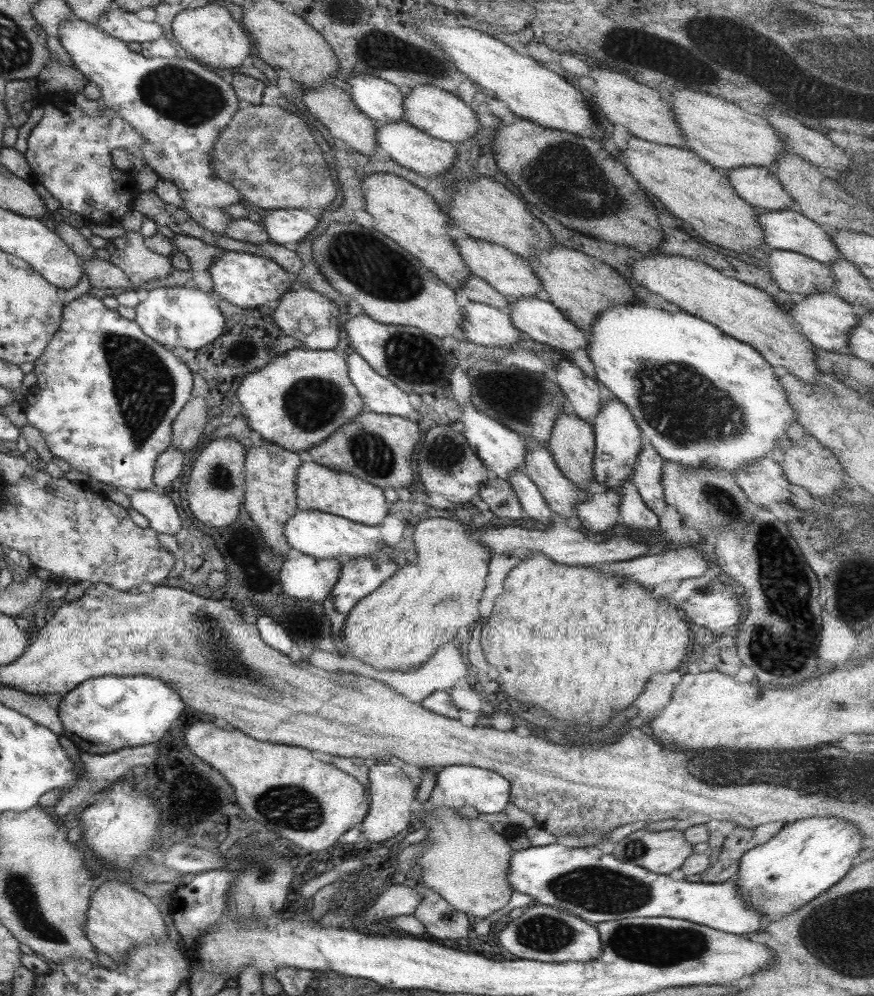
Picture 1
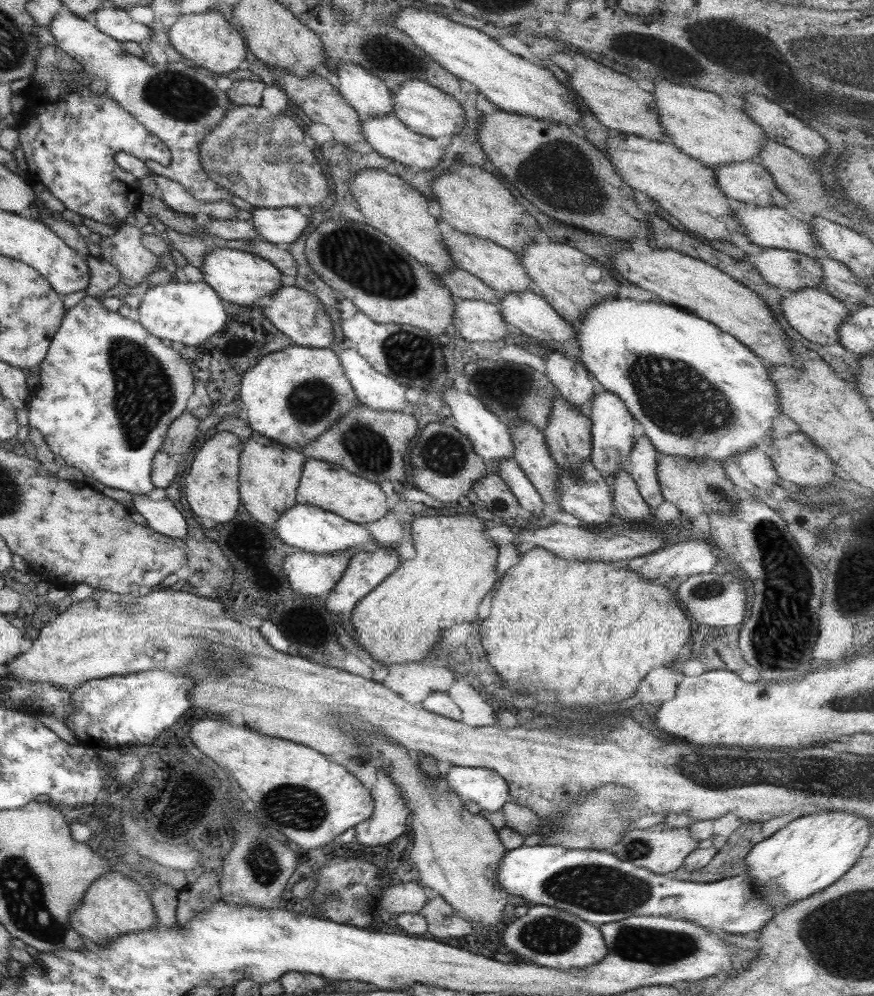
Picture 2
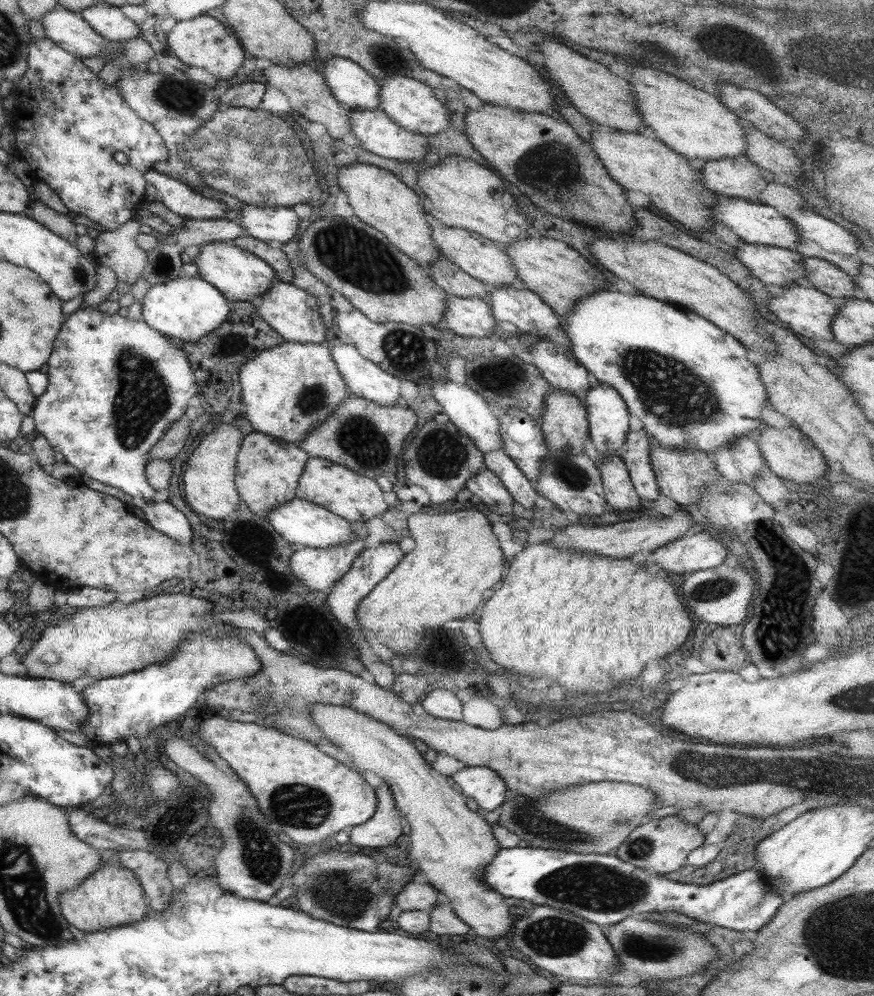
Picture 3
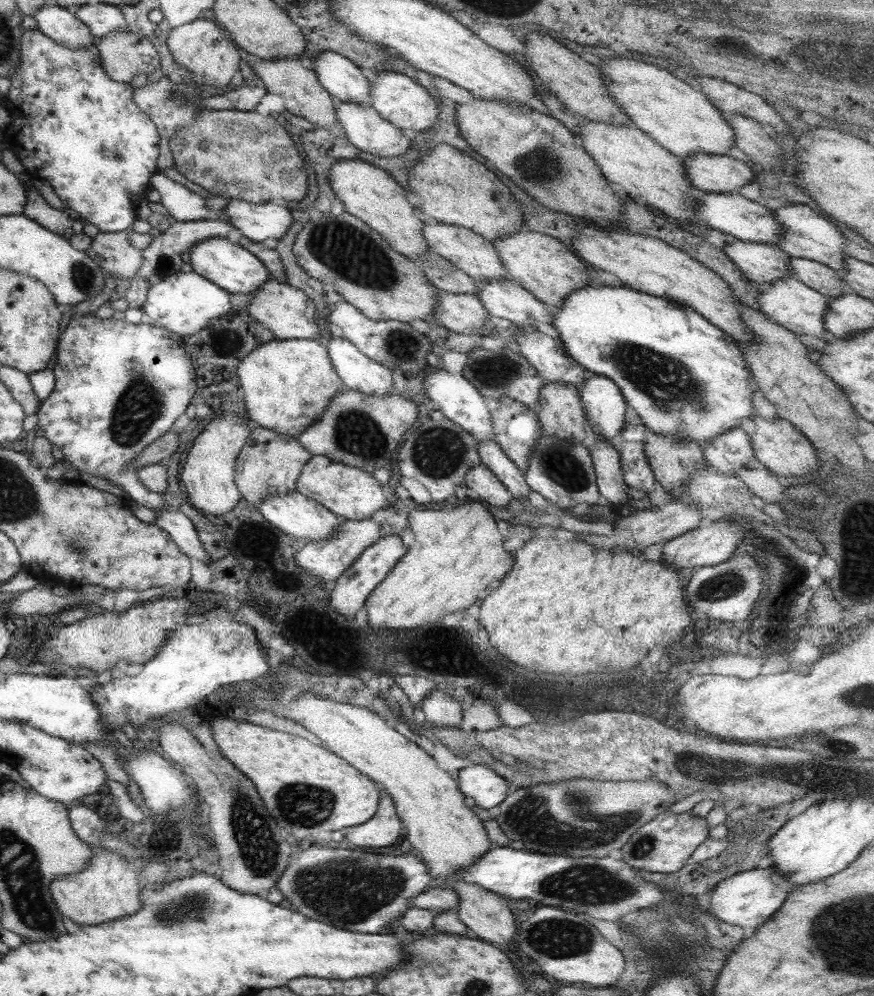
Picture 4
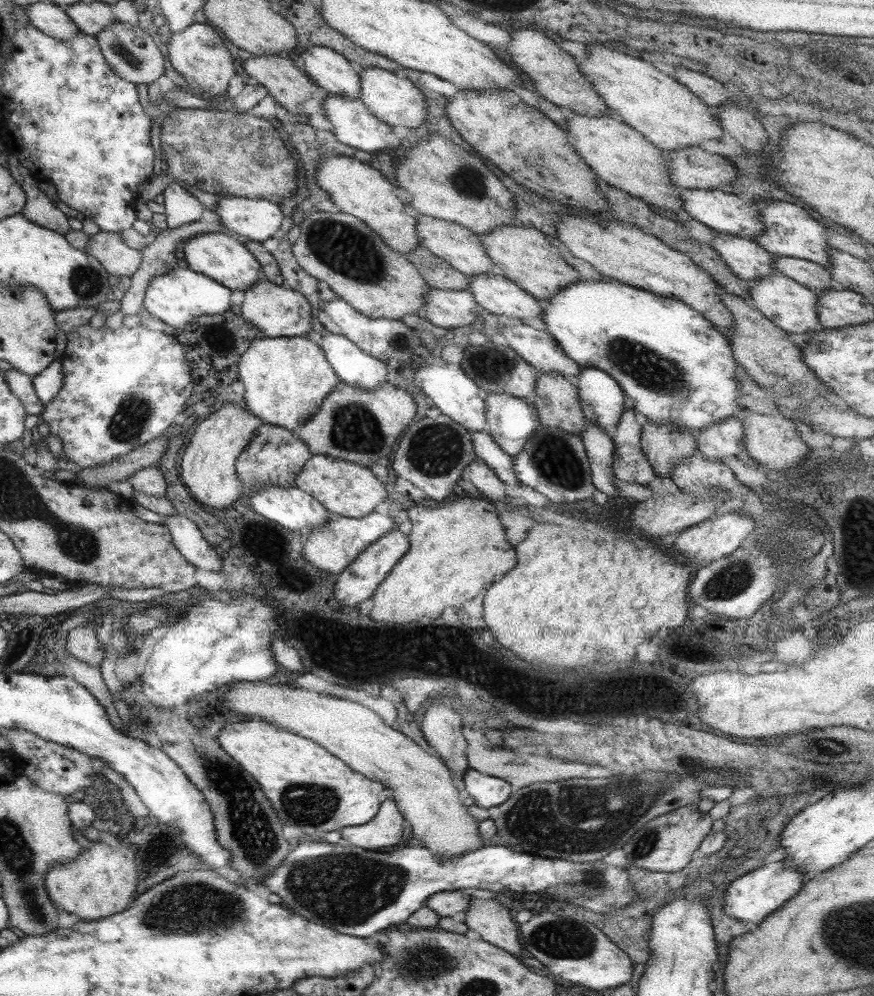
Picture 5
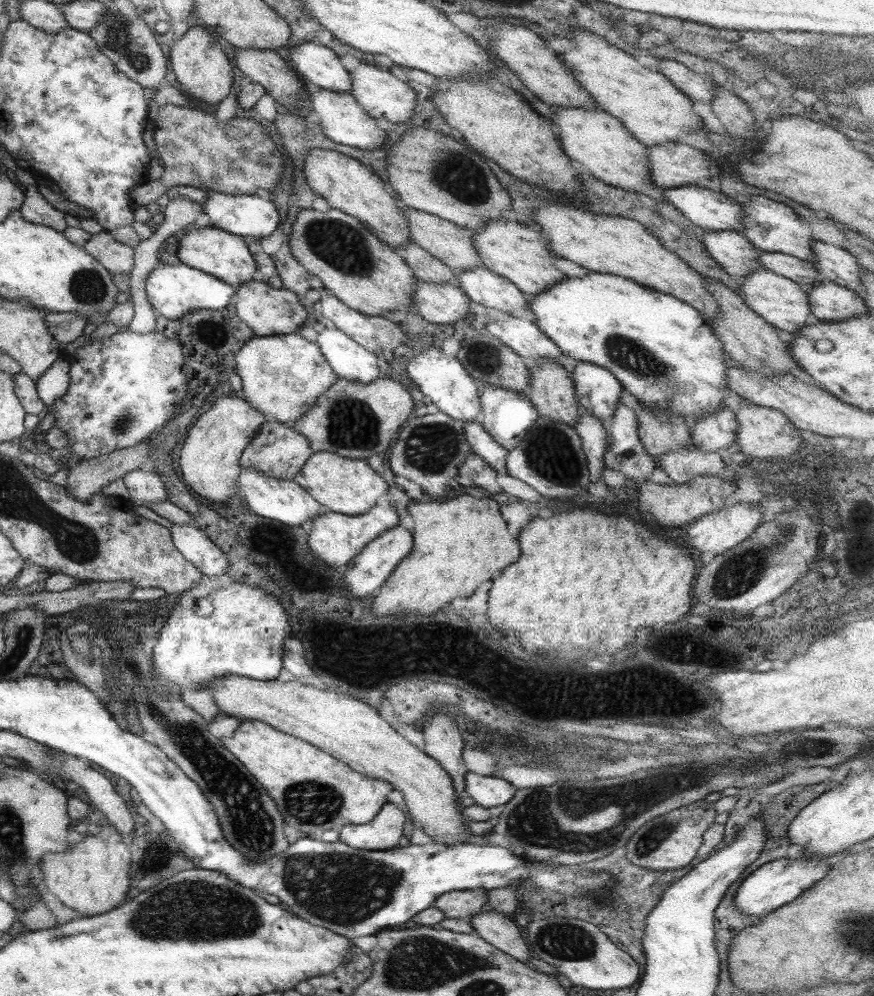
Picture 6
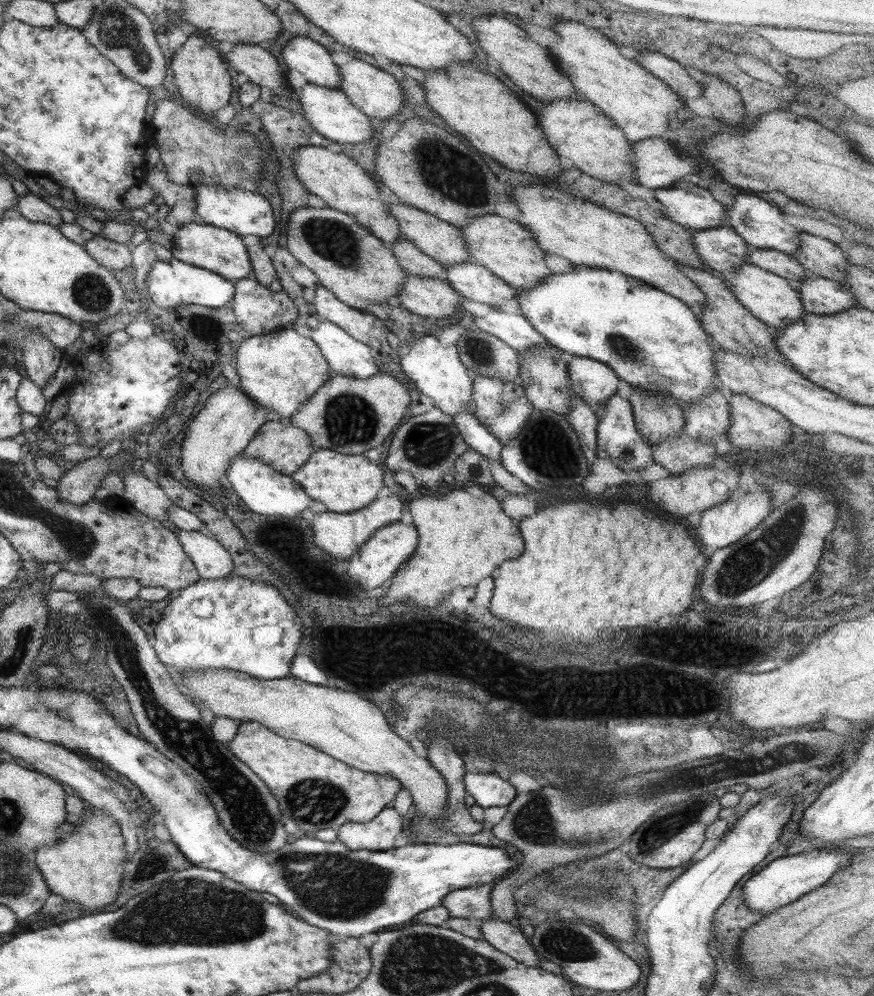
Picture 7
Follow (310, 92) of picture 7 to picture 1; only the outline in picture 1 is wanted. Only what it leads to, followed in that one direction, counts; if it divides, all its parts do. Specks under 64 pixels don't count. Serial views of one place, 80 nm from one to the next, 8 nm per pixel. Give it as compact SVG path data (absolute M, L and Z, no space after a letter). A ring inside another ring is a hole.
M403 120L390 122L385 126L376 126L376 144L382 150L383 156L429 180L433 176L448 172L456 158L456 143L433 138Z

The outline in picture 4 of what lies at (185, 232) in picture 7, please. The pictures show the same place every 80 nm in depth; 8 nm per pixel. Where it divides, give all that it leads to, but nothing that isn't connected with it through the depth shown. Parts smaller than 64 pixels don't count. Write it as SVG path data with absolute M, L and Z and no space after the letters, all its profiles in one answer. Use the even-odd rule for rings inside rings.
M210 237L193 245L189 253L189 266L192 272L198 276L205 277L205 280L216 284L221 290L224 290L227 295L241 294L251 296L259 289L262 284L271 278L270 274L265 270L265 266L237 244L231 244L226 238Z

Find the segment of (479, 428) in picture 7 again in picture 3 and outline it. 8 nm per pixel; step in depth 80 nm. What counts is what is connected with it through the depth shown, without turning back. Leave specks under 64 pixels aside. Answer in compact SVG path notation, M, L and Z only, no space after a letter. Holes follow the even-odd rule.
M501 449L482 455L484 466L489 469L507 489L512 499L527 510L536 510L535 502L539 496L533 484L523 476L515 463Z

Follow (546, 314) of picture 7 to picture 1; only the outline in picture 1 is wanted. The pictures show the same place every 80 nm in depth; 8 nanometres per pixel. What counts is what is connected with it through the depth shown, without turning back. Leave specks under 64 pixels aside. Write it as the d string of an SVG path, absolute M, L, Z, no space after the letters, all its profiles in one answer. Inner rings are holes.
M627 304L611 307L596 318L587 338L588 346L585 352L588 352L588 360L594 366L597 382L605 386L615 399L619 399L627 407L644 441L648 442L664 460L691 468L726 470L733 474L754 460L762 456L766 457L767 452L773 450L774 443L782 443L780 436L786 431L786 427L796 422L796 412L785 398L785 389L781 381L773 373L772 366L754 348L727 336L712 324L686 313L669 314L657 308L641 308L641 306L627 306Z

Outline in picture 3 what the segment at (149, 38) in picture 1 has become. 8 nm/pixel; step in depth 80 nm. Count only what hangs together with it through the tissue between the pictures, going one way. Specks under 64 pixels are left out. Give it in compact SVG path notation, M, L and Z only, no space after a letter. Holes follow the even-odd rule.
M105 3L84 8L79 13L81 18L105 40L122 43L123 40L135 38L140 34L140 28L117 7Z

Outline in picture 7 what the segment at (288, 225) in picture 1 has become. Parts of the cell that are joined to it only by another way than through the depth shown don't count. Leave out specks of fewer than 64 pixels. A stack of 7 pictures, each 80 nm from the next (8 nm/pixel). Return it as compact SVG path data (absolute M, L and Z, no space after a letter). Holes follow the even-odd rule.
M199 184L195 187L196 202L195 211L204 222L215 228L233 232L241 237L254 236L258 238L268 237L275 228L275 220L271 213L271 206L259 192L252 188L221 188L220 186L205 186Z

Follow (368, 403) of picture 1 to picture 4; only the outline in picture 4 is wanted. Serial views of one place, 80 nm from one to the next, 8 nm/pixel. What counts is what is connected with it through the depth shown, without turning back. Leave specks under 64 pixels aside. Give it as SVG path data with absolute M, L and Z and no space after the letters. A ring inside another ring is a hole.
M330 337L325 348L344 388L369 396L393 393L392 371L363 356L348 340Z

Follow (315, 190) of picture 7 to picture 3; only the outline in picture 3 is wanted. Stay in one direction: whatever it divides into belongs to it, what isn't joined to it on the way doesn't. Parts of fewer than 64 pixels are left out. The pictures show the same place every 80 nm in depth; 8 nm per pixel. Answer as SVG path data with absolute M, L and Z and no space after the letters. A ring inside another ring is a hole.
M352 164L339 169L338 183L347 196L347 202L354 211L354 216L368 224L387 241L408 256L419 267L428 269L441 256L431 240L431 227L423 217L420 197L394 174L371 164Z

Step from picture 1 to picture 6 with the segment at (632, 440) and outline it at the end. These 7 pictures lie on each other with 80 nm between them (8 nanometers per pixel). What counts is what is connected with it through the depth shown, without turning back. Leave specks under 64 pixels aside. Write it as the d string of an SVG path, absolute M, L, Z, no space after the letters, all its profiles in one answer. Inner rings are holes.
M577 360L570 378L580 410L588 412L603 423L608 422L615 412L622 390L621 384L613 377L613 374L610 374L605 368Z

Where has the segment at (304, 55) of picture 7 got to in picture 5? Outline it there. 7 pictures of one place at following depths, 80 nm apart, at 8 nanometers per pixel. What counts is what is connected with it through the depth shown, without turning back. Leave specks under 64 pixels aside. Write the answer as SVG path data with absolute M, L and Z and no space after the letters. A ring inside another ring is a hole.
M315 46L306 48L297 63L306 75L326 93L343 98L360 98L360 80L357 73L349 67L349 61L341 54L327 47Z

